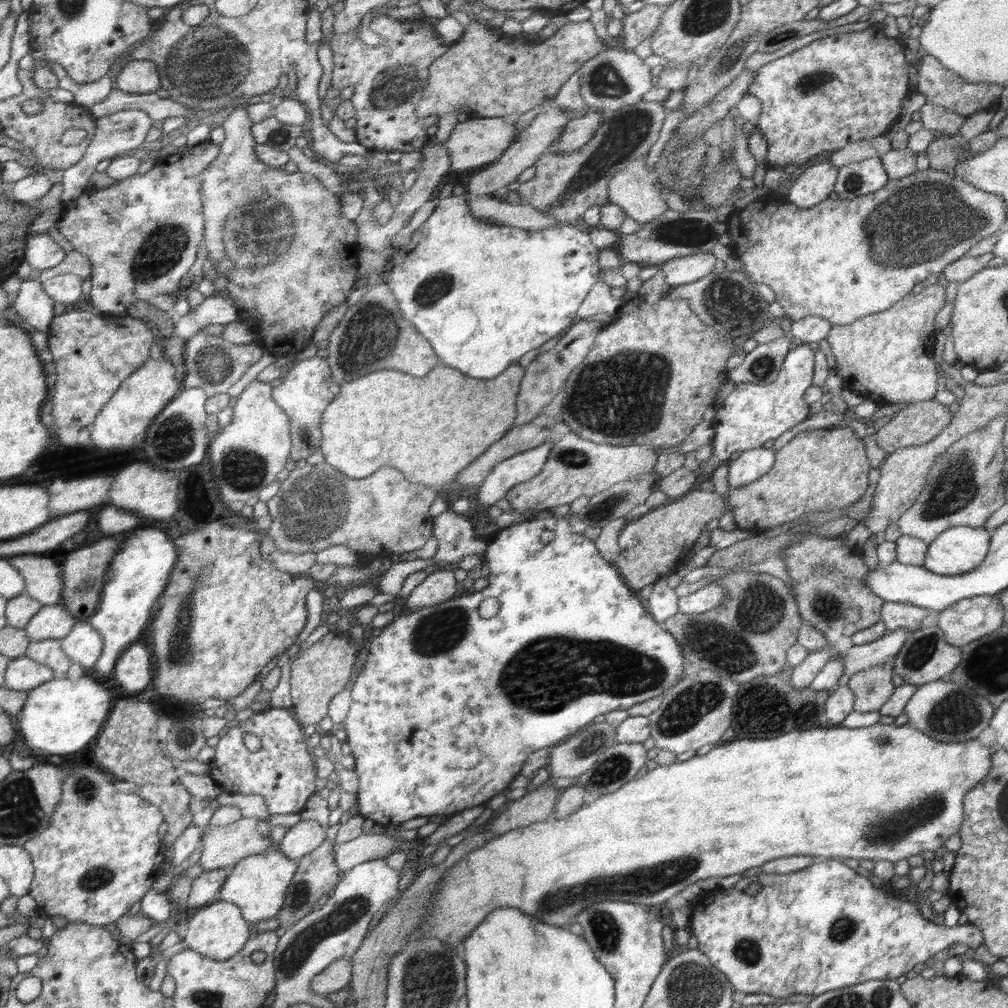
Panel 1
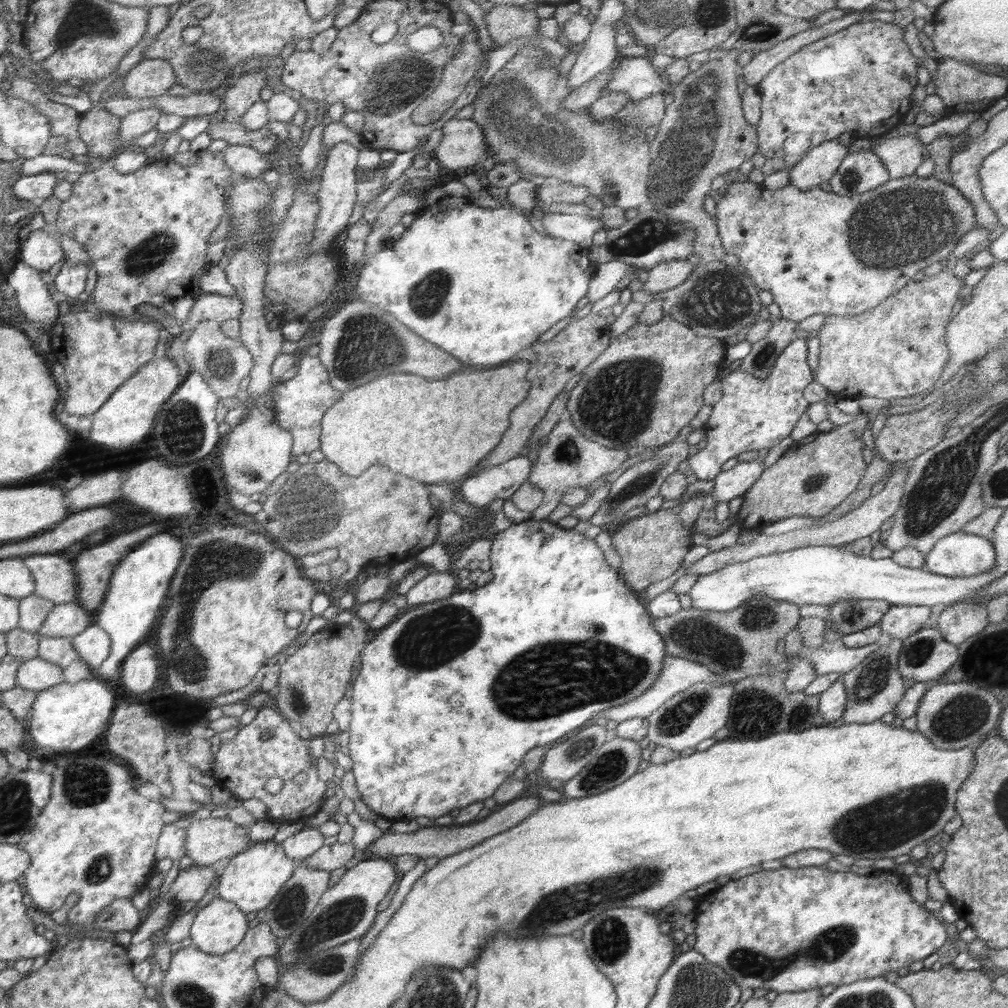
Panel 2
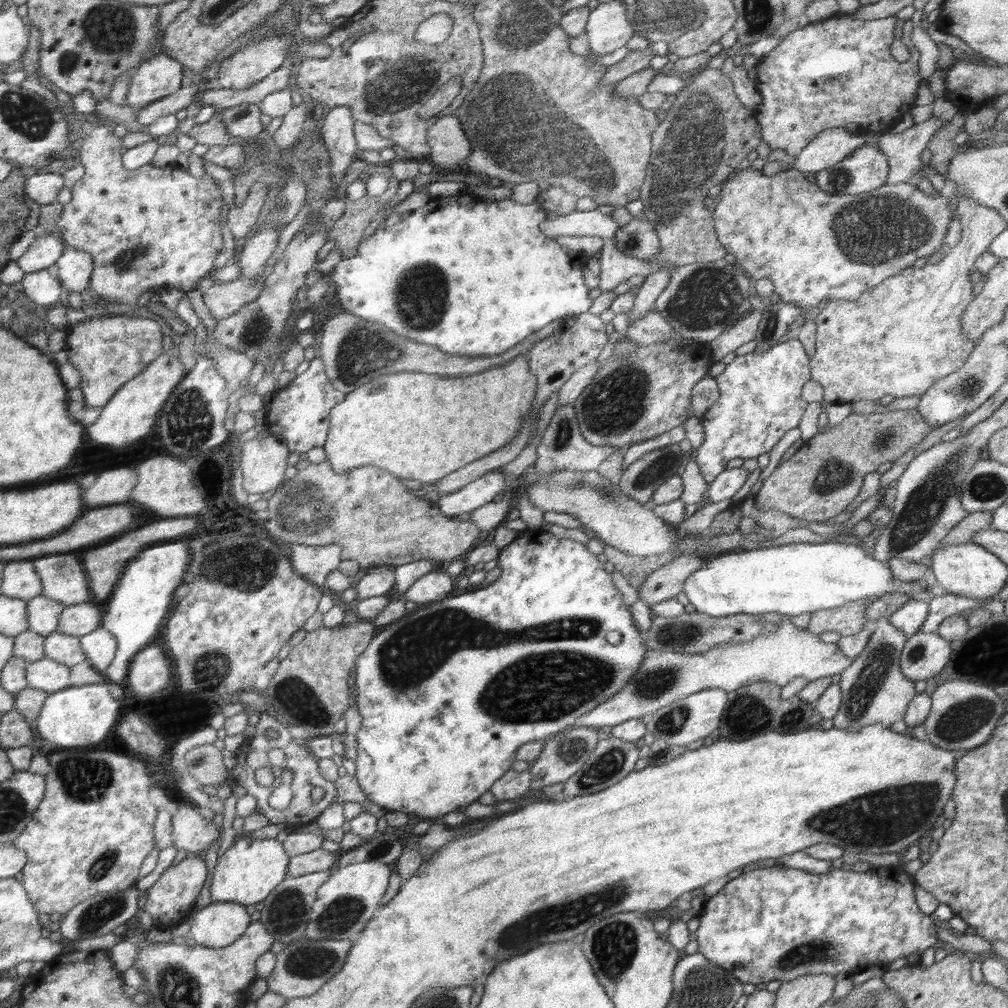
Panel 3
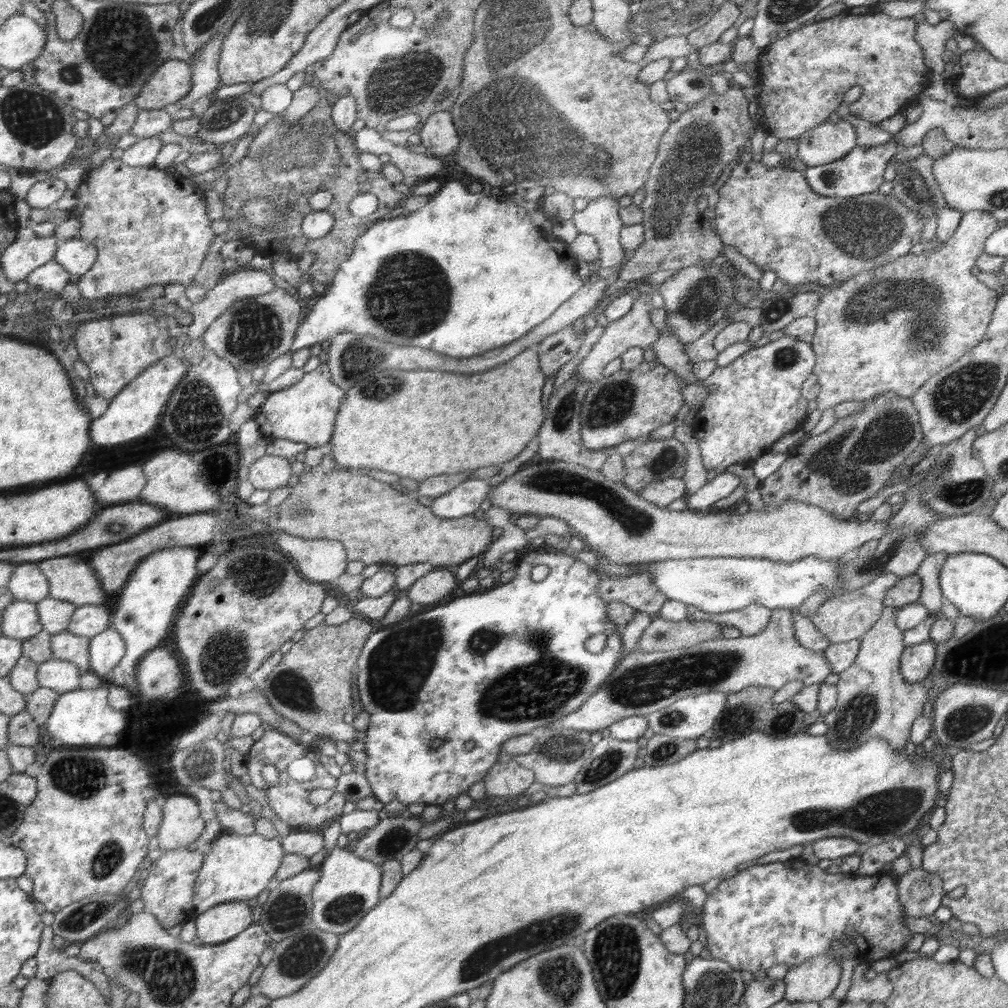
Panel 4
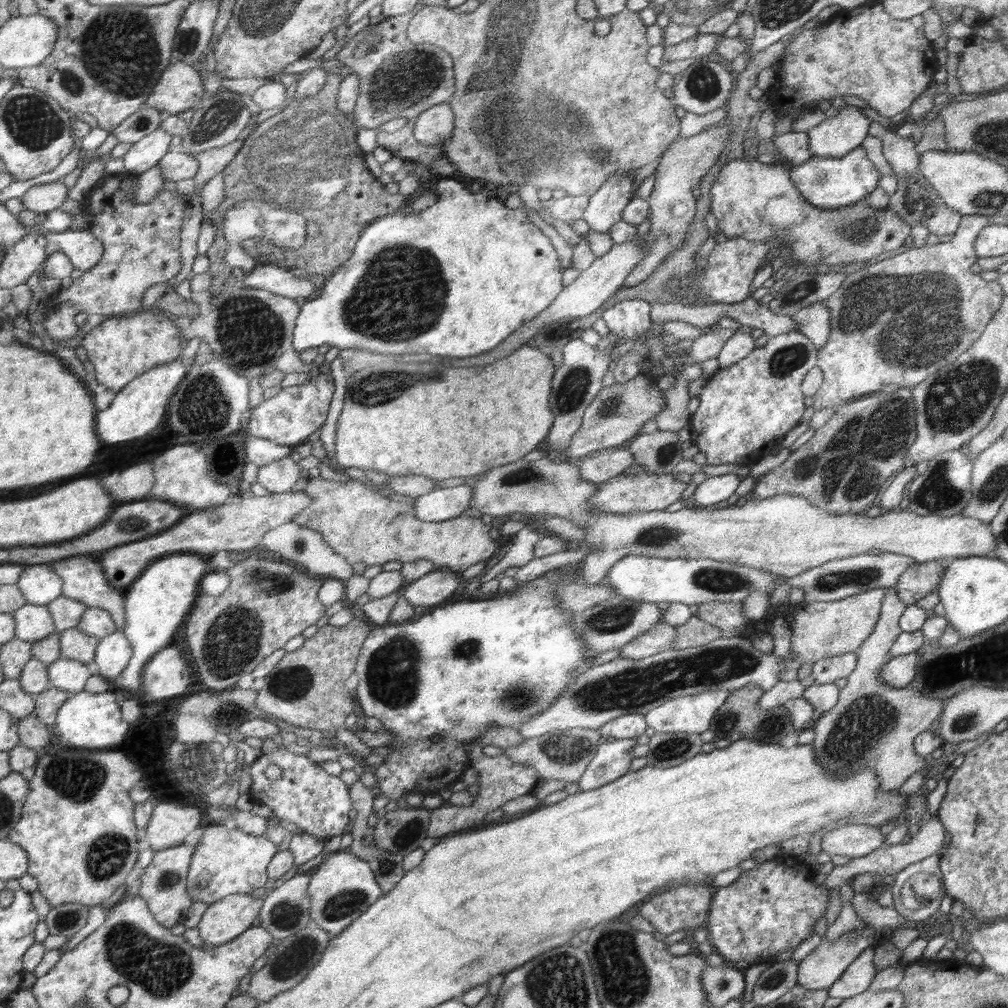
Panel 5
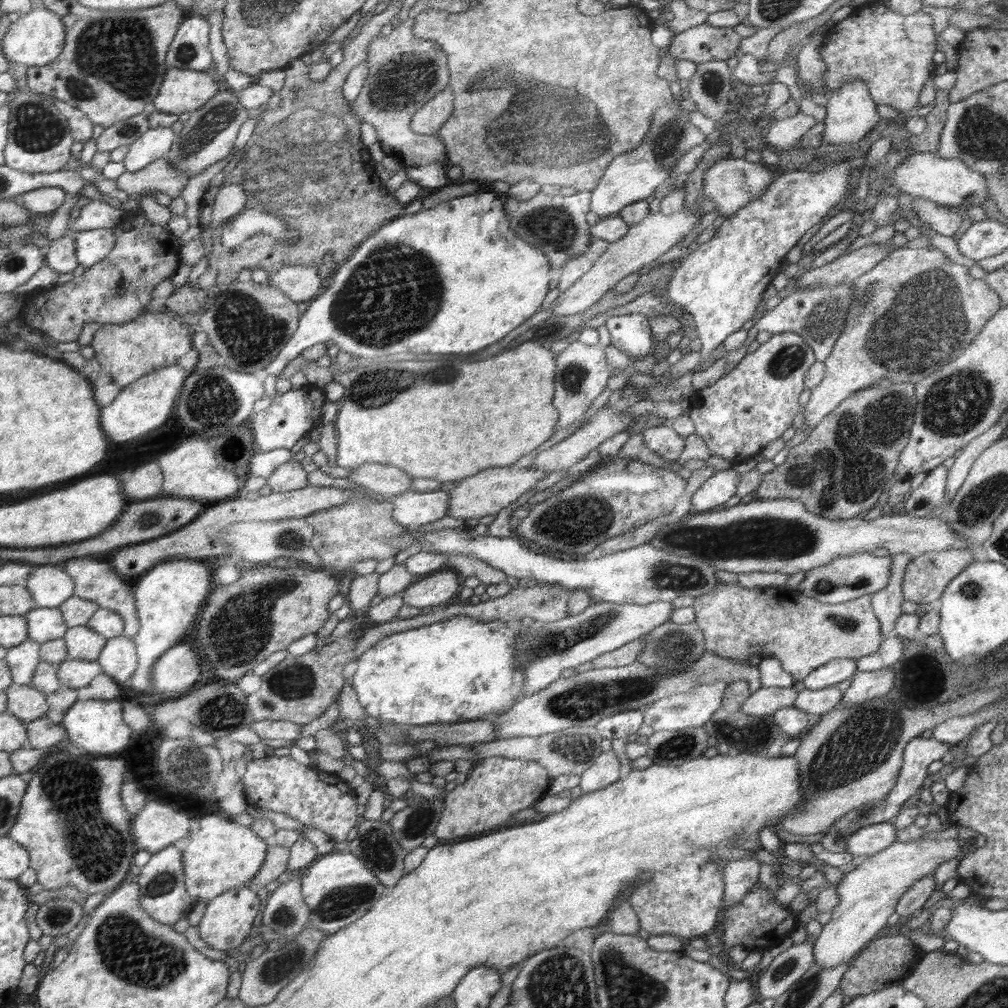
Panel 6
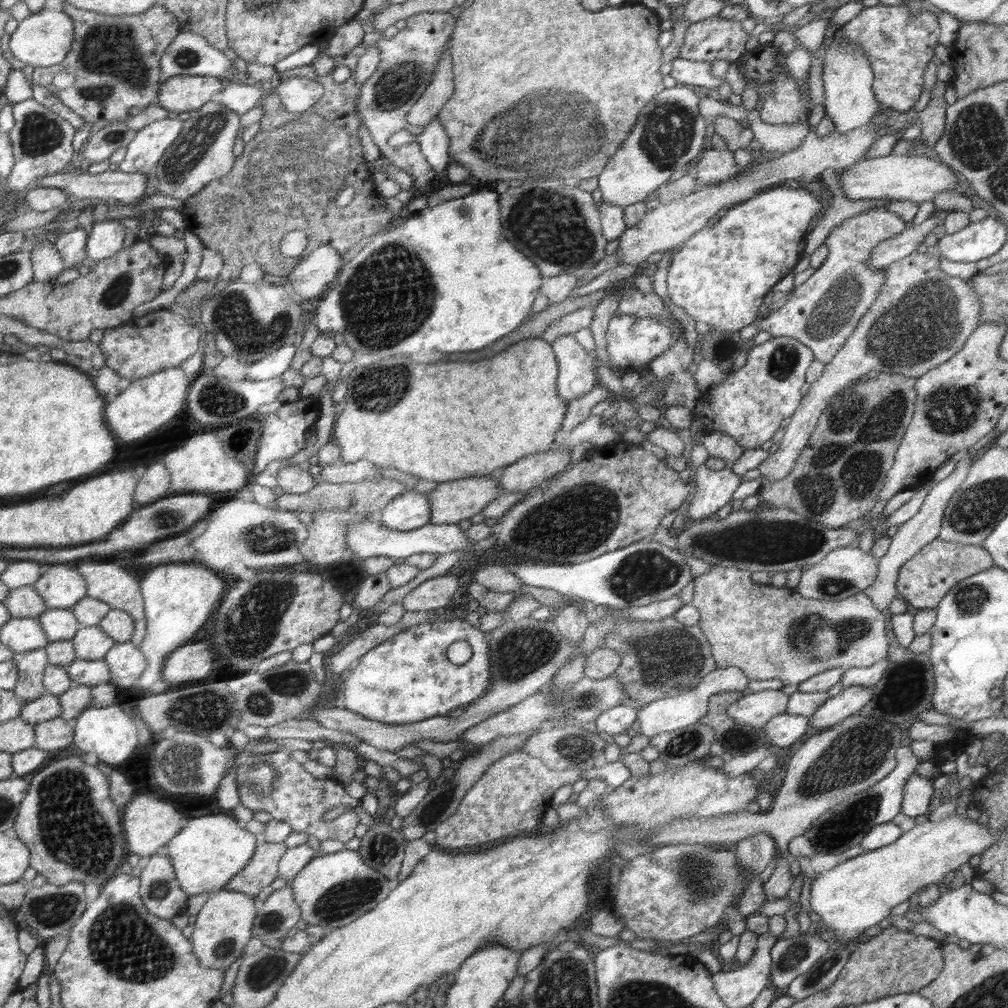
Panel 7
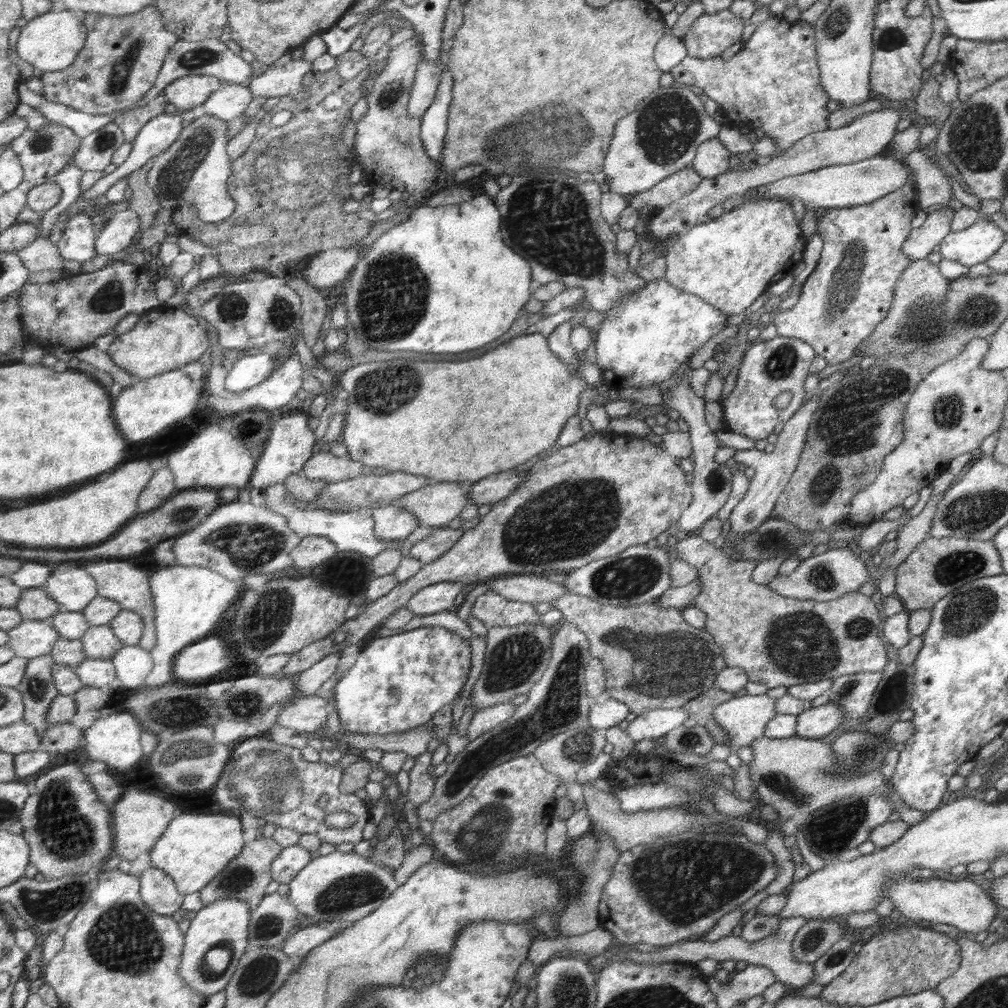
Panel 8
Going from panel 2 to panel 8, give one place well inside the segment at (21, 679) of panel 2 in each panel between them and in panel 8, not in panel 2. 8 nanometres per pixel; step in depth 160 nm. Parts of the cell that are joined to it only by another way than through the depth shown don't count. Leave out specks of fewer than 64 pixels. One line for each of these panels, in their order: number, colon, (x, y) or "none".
3: (45, 674)
4: (62, 676)
5: (69, 675)
6: (77, 673)
7: (82, 672)
8: (96, 672)

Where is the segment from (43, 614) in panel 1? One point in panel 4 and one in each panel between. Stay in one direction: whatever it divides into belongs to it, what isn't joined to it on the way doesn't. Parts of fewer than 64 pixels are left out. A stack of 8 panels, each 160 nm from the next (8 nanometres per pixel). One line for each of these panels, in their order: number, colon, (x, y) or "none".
2: (69, 619)
3: (80, 619)
4: (89, 620)

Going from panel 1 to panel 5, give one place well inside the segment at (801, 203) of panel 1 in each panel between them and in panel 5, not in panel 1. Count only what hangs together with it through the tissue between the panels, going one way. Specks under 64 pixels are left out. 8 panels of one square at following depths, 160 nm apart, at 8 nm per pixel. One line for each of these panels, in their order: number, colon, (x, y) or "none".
2: (818, 165)
3: (833, 145)
4: (834, 139)
5: (836, 136)

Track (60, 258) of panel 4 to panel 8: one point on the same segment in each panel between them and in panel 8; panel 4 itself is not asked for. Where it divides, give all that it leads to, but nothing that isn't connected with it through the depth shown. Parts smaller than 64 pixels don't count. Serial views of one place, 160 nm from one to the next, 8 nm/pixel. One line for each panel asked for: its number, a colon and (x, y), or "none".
5: (84, 250)
6: (91, 246)
7: (105, 239)
8: (122, 229)

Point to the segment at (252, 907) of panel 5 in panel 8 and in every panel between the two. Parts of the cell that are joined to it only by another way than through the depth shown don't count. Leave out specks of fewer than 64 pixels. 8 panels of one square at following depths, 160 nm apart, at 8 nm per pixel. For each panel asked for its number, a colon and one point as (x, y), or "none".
6: (227, 920)
7: (222, 928)
8: (217, 936)

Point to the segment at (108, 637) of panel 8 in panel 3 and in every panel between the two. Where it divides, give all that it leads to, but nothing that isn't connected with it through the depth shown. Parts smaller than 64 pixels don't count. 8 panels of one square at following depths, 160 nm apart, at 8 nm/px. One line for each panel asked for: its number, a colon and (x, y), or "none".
3: (63, 648)
4: (65, 646)
5: (74, 644)
6: (82, 642)
7: (90, 643)

